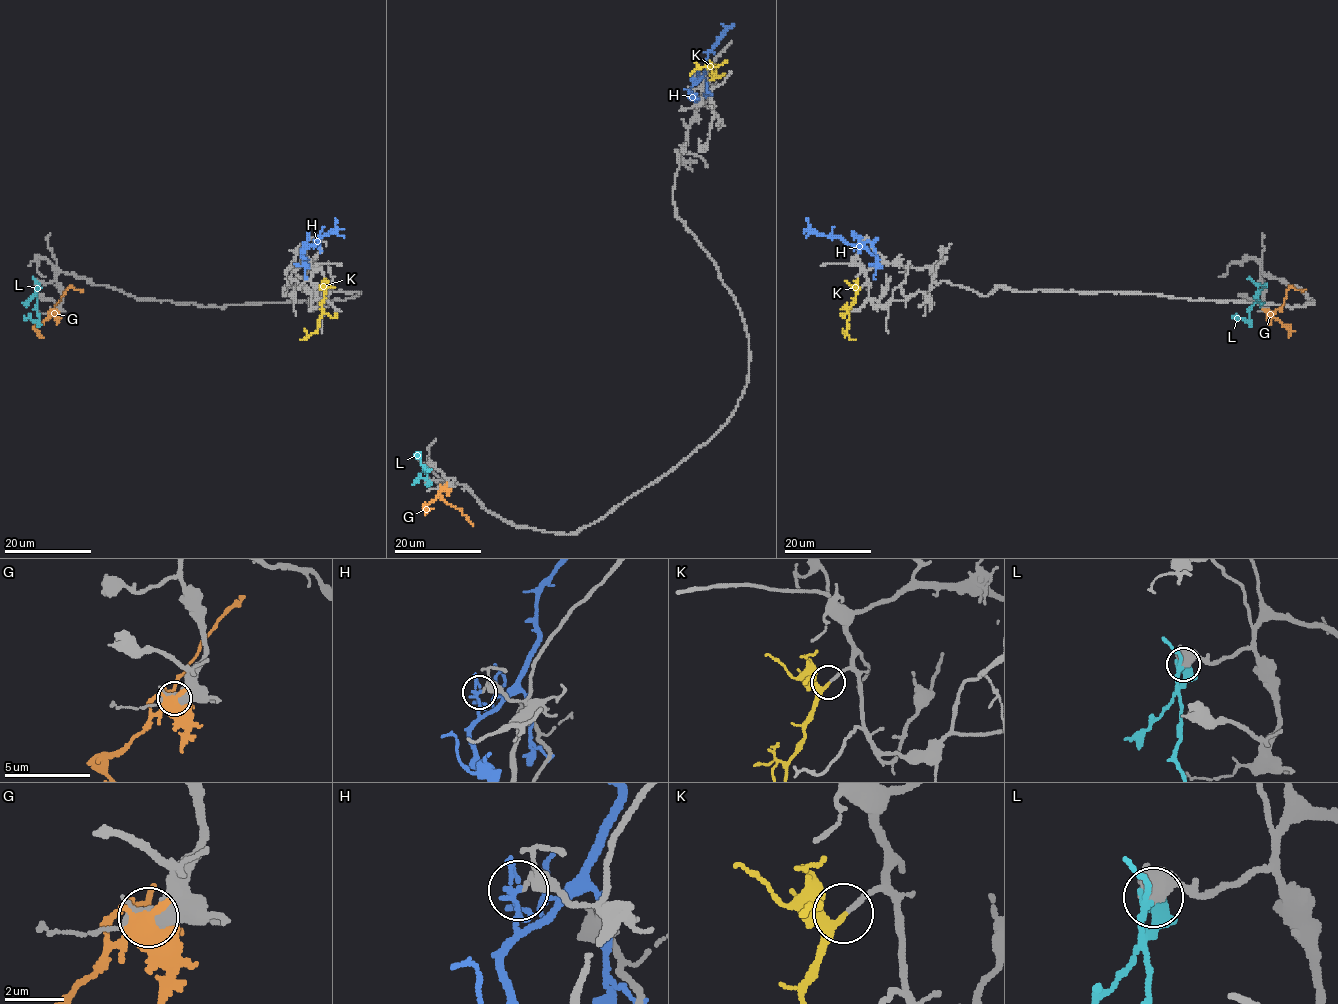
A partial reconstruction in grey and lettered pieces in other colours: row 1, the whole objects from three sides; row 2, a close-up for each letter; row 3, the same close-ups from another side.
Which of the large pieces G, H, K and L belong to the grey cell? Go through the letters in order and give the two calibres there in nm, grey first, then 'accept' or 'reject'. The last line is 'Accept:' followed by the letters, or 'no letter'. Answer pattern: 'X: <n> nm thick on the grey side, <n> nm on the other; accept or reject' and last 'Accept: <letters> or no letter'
G: 400 nm thick on the grey side, 500 nm on the other; reject
H: 150 nm thick on the grey side, 150 nm on the other; reject
K: 180 nm thick on the grey side, 180 nm on the other; accept
L: 500 nm thick on the grey side, 700 nm on the other; reject
Accept: K

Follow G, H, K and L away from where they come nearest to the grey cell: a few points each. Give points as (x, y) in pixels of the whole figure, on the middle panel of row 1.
G: (444, 486), (438, 495), (461, 511), (473, 526)
H: (693, 78), (694, 84), (708, 64), (708, 51), (725, 28), (724, 25)
K: (710, 80), (714, 75), (709, 67), (696, 68), (690, 76)
L: (427, 483), (428, 468), (421, 463), (420, 451)

